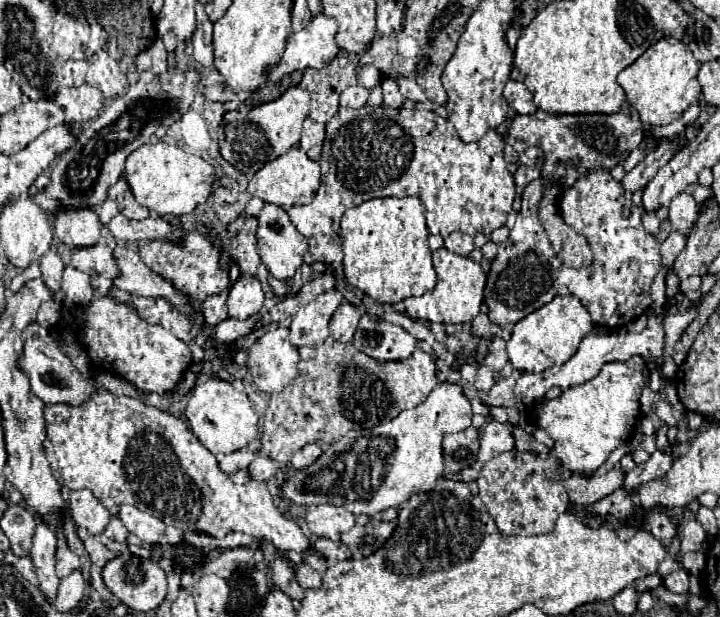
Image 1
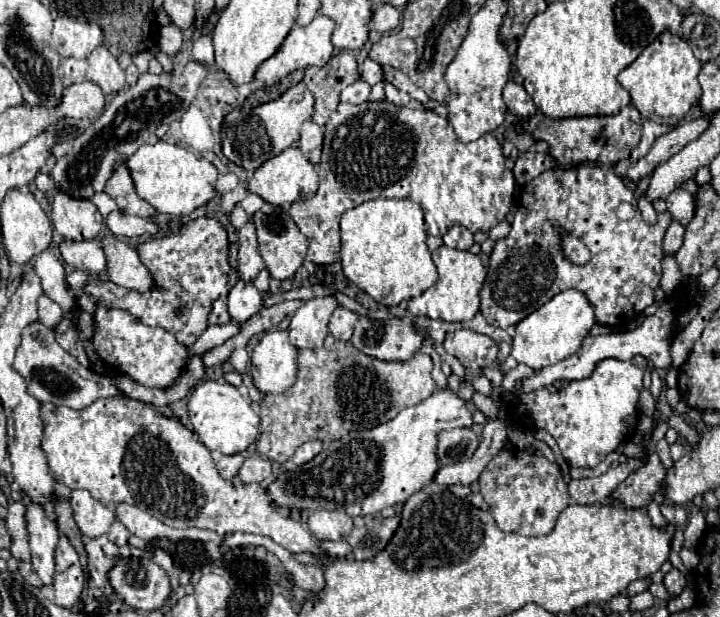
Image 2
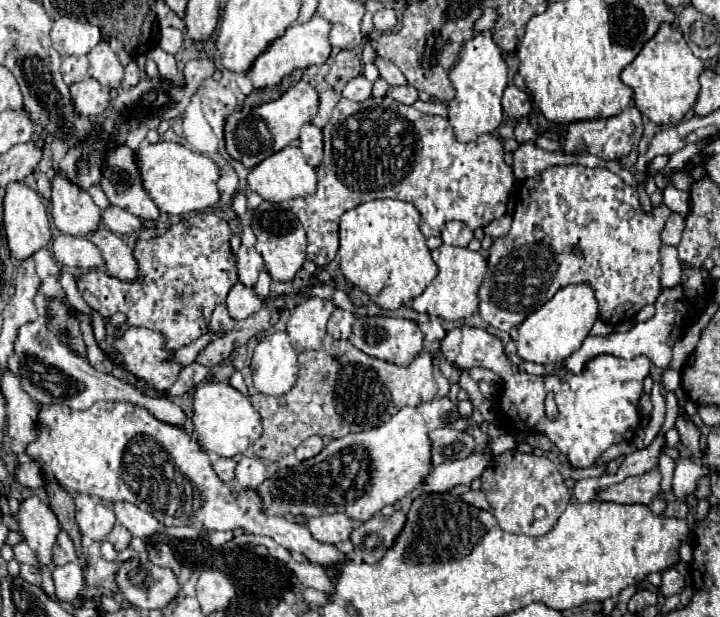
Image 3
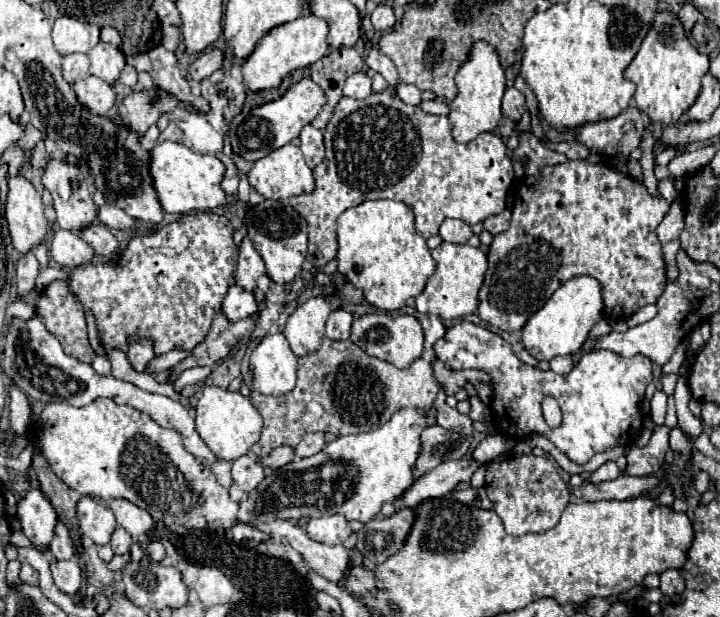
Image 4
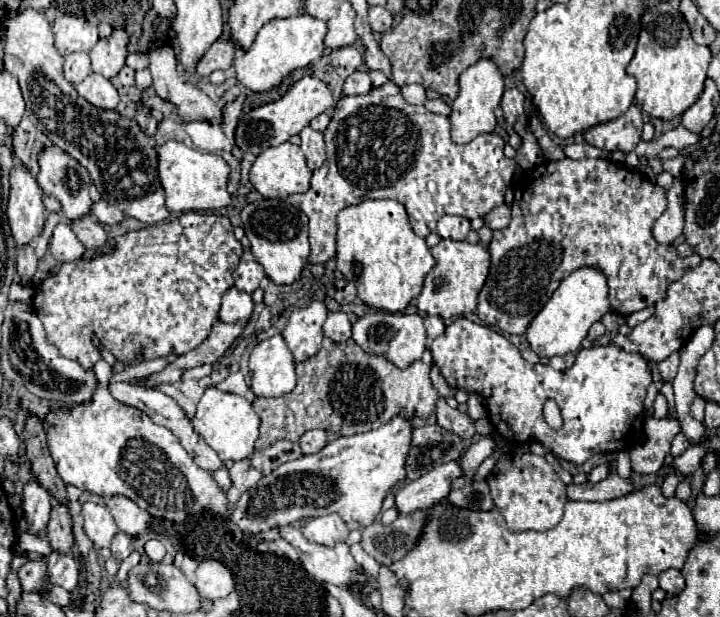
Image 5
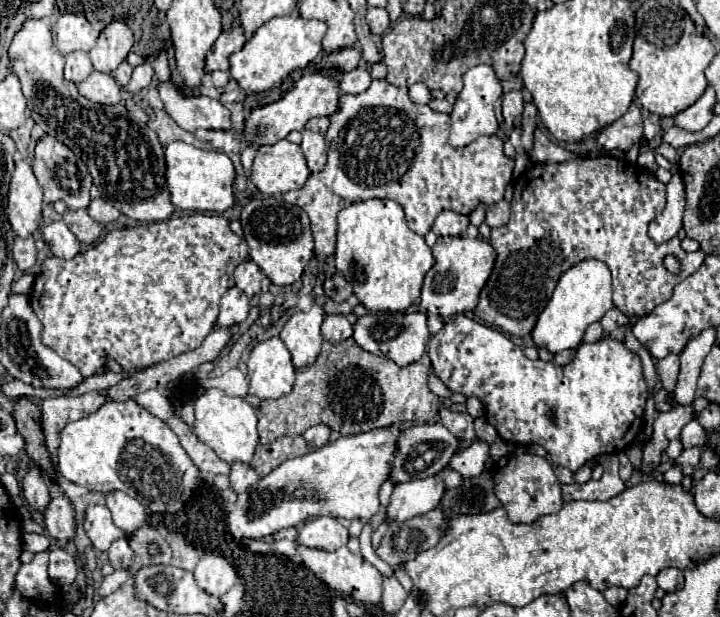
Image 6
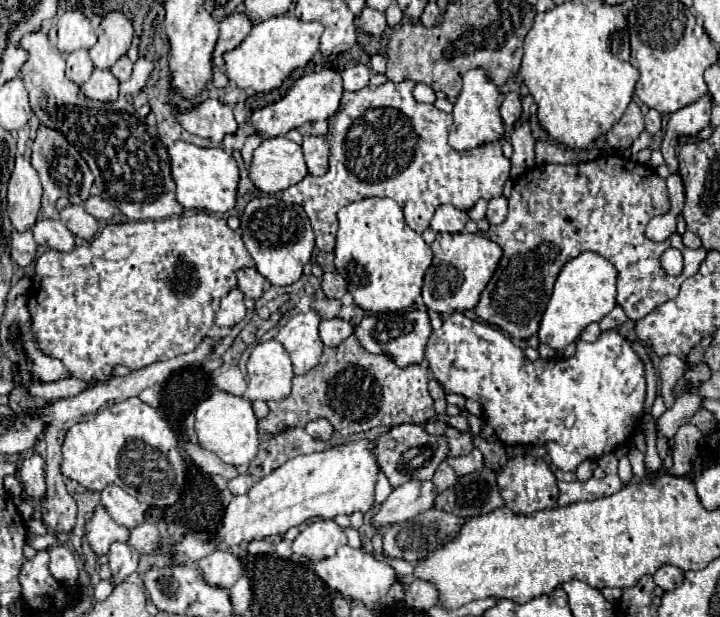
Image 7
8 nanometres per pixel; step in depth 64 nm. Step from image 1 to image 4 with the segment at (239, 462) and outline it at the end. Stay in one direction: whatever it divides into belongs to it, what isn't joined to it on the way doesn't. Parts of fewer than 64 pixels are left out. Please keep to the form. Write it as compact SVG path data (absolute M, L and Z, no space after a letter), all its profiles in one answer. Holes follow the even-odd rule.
M218 460L218 462L212 466L212 472L216 474L218 482L220 482L224 488L230 488L230 484L232 484L230 470L232 470L232 462L228 462L228 460Z

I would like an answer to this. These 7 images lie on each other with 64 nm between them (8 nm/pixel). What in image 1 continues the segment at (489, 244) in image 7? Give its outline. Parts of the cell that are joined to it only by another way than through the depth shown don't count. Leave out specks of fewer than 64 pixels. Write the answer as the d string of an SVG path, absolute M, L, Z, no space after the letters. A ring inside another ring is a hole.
M446 248L434 250L432 262L436 268L438 284L432 292L422 294L420 298L406 298L404 300L406 314L414 320L424 320L424 322L462 324L462 322L472 320L480 312L480 304L484 298L484 274L482 274L480 264L476 264L470 256L452 254Z

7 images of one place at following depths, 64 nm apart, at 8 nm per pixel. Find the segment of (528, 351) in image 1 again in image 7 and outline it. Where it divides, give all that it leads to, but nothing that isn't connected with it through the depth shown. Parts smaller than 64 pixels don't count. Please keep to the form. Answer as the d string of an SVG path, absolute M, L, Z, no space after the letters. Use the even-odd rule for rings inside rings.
M582 252L578 258L570 260L562 268L554 284L552 298L540 320L538 340L554 348L556 352L562 352L568 344L580 338L582 330L588 324L600 322L614 306L616 306L616 268L596 252Z

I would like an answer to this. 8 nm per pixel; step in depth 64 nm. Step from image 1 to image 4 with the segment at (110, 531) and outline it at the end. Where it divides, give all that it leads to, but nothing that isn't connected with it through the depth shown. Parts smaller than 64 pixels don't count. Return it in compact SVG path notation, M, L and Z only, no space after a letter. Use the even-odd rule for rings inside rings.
M118 526L110 538L110 546L114 554L126 554L130 550L130 544L132 544L132 536L128 536L128 532L124 532L124 528Z

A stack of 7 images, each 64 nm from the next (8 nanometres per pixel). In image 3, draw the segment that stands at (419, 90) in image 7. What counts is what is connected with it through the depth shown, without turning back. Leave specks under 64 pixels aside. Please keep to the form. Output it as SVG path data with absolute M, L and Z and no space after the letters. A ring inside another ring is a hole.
M398 86L388 88L388 96L400 104L414 104L418 100L418 90L412 86Z

